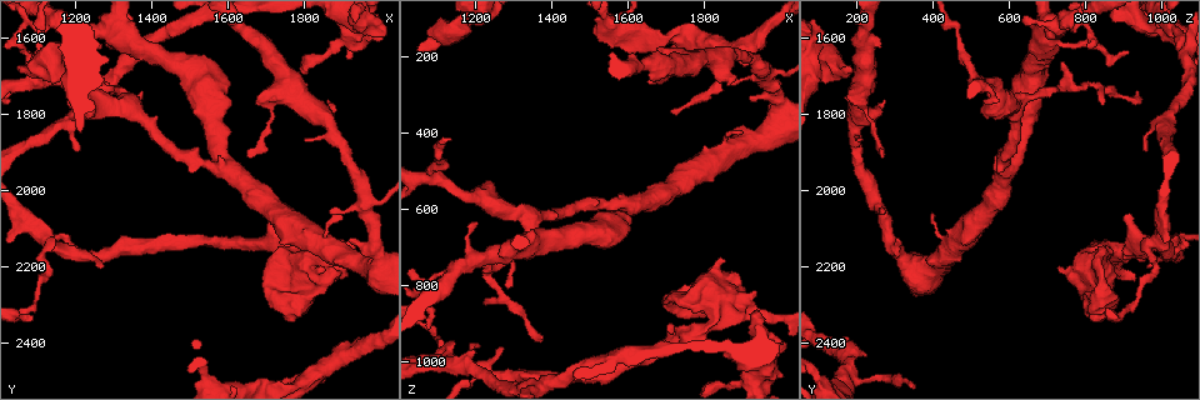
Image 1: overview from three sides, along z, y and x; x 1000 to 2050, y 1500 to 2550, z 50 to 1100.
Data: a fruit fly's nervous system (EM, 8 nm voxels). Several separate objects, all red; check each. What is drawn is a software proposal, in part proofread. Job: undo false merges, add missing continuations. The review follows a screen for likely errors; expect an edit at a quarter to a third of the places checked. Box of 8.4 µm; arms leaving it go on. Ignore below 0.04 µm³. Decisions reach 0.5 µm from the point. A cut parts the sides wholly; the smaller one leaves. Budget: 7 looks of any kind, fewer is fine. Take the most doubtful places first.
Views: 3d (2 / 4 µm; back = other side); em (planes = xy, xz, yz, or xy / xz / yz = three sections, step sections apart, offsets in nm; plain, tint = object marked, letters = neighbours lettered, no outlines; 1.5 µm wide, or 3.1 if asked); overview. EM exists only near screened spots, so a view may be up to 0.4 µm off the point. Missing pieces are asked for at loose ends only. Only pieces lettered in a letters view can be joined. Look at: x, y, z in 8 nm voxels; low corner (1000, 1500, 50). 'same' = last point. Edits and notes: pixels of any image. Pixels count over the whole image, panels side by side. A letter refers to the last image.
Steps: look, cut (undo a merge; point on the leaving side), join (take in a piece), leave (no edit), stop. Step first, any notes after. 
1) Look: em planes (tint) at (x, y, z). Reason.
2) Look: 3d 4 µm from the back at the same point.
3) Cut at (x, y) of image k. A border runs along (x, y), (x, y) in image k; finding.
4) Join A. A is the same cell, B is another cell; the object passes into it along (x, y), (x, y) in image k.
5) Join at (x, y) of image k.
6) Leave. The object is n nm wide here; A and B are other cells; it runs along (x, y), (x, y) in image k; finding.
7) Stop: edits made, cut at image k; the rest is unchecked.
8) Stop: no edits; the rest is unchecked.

Look: em planes (plain) at (1090, 1715, 515). Three arms meet.

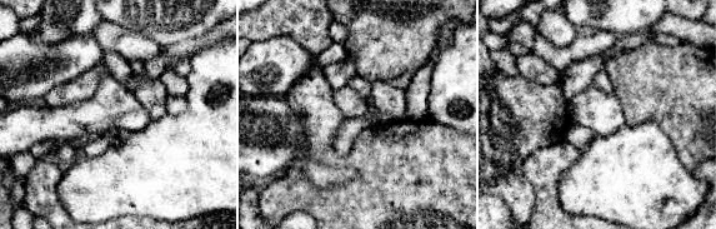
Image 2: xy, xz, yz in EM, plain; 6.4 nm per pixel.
Look: em planes (letters) at the same point.

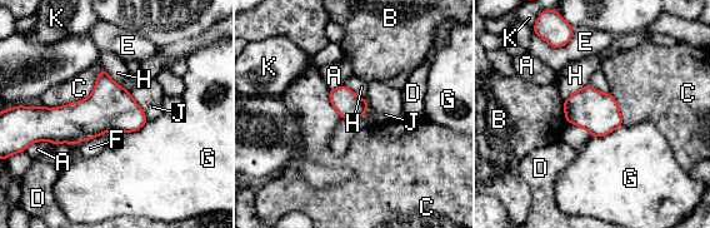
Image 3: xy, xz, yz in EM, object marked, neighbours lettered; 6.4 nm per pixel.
Leave. A, B, C, D, E, F, G, H, J and K are other cells; a border runs along (103, 133), (83, 139), (76, 144) in image 3; all the same neuron.

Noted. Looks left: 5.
Look: 3d 2 µm at (1085, 2330, 820). Branch stops here.

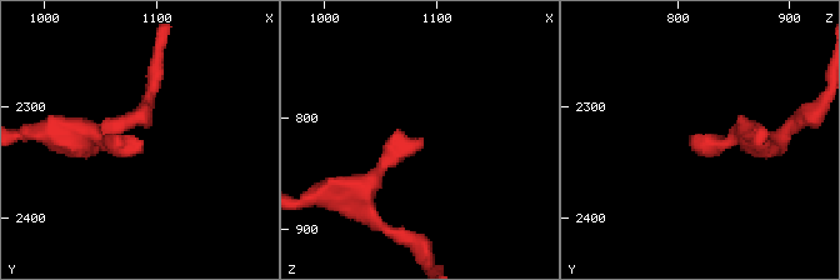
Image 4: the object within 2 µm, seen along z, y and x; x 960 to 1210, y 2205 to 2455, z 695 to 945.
Look: em planes (letters) at (1086, 2332, 824).

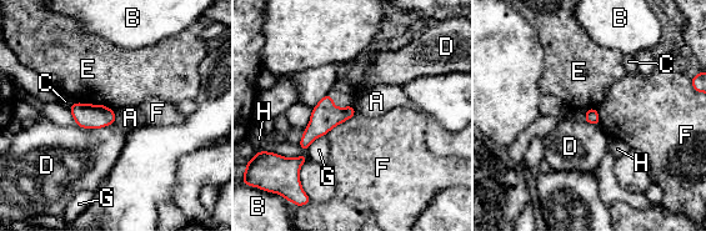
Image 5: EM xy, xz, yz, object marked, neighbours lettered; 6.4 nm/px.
Leave. A, B, C, D, E, F, G and H are other cells; a border runs along (114, 115), (115, 122) in image 5; none of them fits.

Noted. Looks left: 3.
Look: 3d 2 µm at (1800, 1865, 215). An open end.

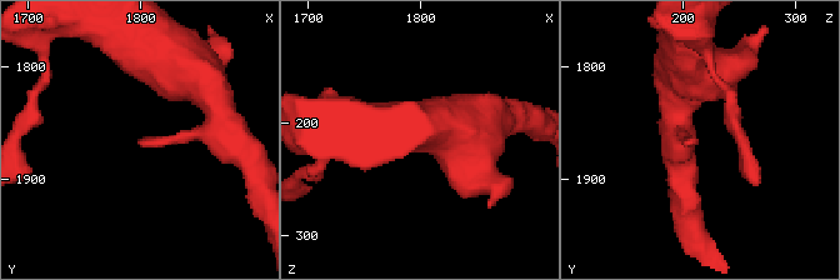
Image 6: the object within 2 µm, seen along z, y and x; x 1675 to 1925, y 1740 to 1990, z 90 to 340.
Look: em xz step 4 (letters) at (1802, 1872, 210). Shape alone is not enough.

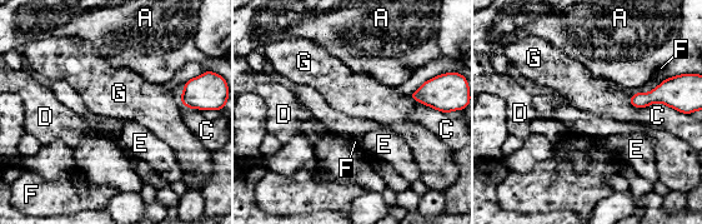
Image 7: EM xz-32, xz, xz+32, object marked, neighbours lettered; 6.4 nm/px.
Look: em planes (letters) at the same point. Cut it another way.

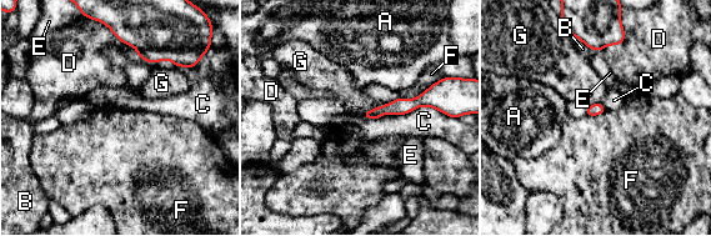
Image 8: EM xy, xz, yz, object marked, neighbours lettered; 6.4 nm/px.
Leave. The longest contact is with C, 320 nm; A, B, C, D, E, F and G are other cells; no lettered piece goes on from it.

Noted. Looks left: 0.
Stop: no edits; the rest is unchecked.

